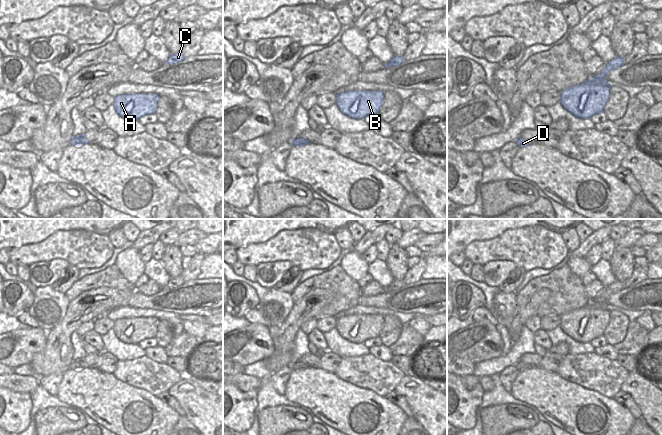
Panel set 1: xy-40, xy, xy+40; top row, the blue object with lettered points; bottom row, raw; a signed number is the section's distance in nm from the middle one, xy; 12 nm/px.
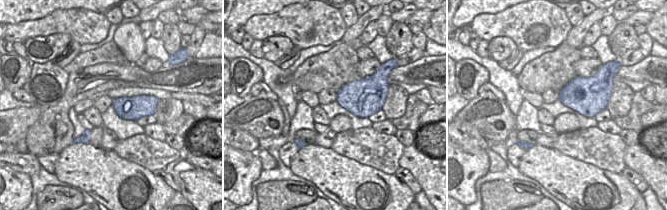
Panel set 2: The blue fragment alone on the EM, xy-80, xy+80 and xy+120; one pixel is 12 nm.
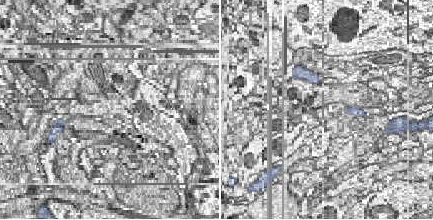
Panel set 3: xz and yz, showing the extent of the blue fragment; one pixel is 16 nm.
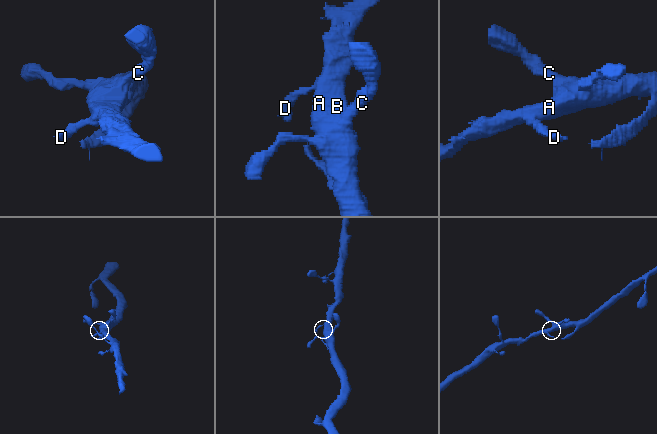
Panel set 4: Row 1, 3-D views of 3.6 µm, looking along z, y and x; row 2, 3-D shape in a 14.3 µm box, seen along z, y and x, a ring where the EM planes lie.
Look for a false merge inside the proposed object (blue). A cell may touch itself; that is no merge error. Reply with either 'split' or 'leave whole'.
leave whole

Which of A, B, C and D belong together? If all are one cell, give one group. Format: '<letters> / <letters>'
A B C D

